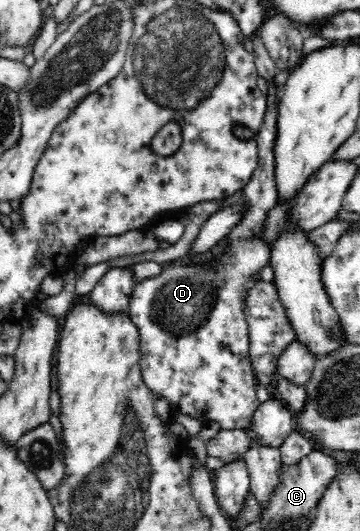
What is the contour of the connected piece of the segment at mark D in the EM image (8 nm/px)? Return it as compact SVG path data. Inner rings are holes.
M273 78L263 82L266 94L266 114L257 134L259 163L250 182L243 188L242 201L247 204L246 214L236 230L227 238L226 256L216 259L214 264L174 264L166 265L162 274L156 278L146 278L133 288L129 301L128 315L140 333L140 367L146 386L156 397L164 396L174 410L188 414L203 424L216 420L222 429L242 429L253 418L256 406L255 374L249 357L249 328L245 319L245 304L242 291L254 274L261 272L270 264L271 248L259 240L259 232L270 208L279 200L275 177L275 138L277 135L277 116L279 98Z

